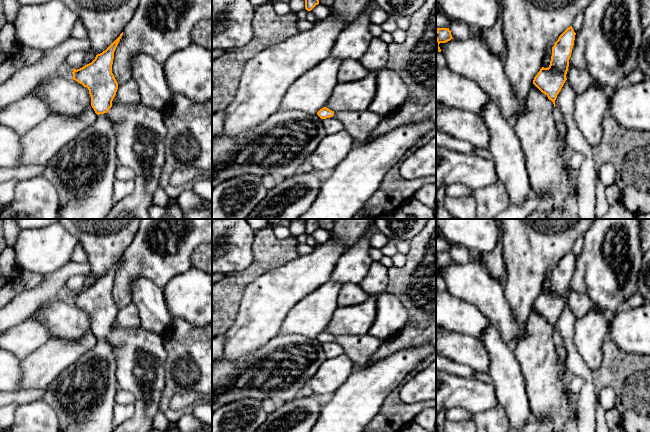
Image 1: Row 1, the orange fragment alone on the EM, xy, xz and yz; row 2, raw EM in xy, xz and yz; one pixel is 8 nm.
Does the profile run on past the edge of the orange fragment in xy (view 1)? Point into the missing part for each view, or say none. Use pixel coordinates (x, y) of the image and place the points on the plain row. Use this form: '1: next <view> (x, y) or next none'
1: next xy (140, 355)

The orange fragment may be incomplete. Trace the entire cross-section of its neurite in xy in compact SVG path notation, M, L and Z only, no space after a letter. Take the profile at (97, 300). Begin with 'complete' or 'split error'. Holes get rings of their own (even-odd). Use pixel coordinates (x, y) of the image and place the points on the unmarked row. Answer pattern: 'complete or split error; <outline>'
split error; M123 259L120 260L95 283L80 293L73 293L73 304L87 311L91 320L91 330L97 339L107 337L115 350L118 388L131 392L136 400L134 414L125 422L116 425L112 432L149 432L153 429L152 420L160 411L160 401L165 386L165 365L167 352L162 337L141 326L136 329L113 330L112 325L118 307L112 297L114 276Z

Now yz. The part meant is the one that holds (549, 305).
complete; M572 250L567 252L552 271L552 280L548 292L542 291L534 301L533 308L544 317L555 329L557 319L561 315L569 291L576 257Z

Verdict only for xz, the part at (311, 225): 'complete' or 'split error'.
complete

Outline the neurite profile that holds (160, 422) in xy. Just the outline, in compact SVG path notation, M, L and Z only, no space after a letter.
M159 411L159 413L152 420L153 429L157 429L160 431L166 431L171 427L171 424L172 422L169 421L161 411Z

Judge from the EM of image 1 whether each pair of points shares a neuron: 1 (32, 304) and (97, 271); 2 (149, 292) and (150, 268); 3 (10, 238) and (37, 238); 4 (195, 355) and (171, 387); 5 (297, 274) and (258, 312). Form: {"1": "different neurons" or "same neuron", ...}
{"1": "different neurons", "2": "different neurons", "3": "different neurons", "4": "same neuron", "5": "same neuron"}

